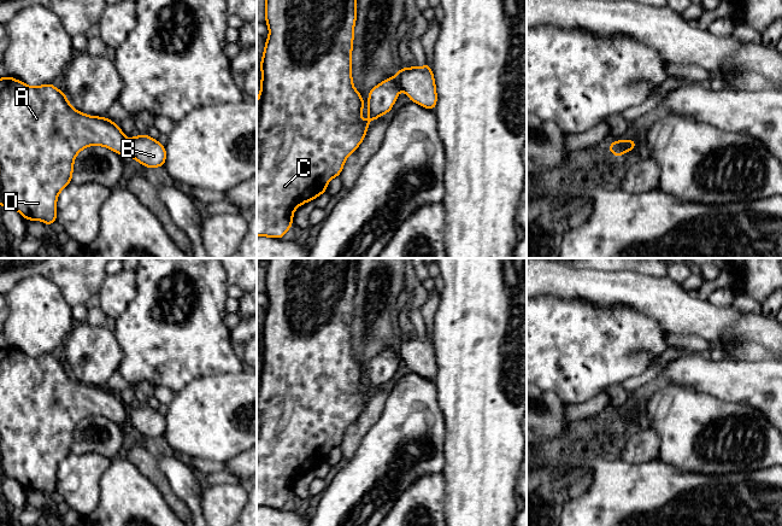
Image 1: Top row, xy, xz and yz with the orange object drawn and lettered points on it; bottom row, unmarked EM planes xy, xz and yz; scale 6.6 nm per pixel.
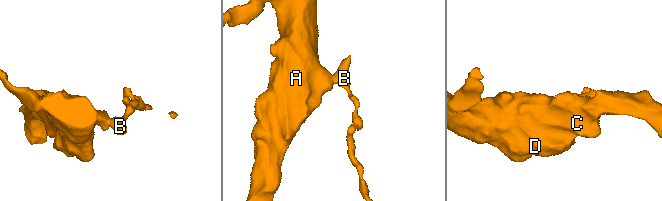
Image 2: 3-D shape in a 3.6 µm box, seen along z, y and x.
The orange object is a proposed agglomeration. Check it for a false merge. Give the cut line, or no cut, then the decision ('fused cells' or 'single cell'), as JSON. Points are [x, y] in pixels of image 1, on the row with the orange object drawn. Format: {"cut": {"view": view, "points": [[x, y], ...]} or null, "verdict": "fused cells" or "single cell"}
{"cut": {"view": "xy", "points": [[129, 140], [127, 155]]}, "verdict": "fused cells"}

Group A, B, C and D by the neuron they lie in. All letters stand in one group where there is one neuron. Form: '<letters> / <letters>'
A C D / B

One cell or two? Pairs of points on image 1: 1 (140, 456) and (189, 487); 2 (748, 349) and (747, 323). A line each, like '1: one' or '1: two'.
1: two
2: two

